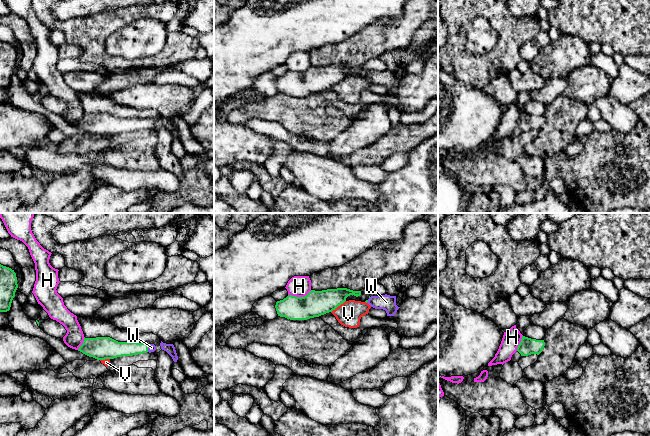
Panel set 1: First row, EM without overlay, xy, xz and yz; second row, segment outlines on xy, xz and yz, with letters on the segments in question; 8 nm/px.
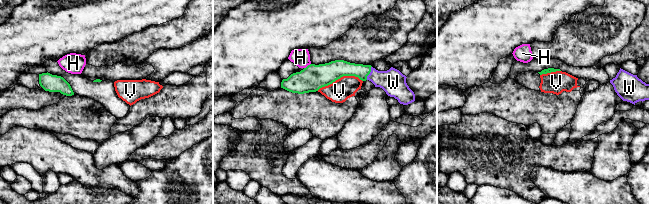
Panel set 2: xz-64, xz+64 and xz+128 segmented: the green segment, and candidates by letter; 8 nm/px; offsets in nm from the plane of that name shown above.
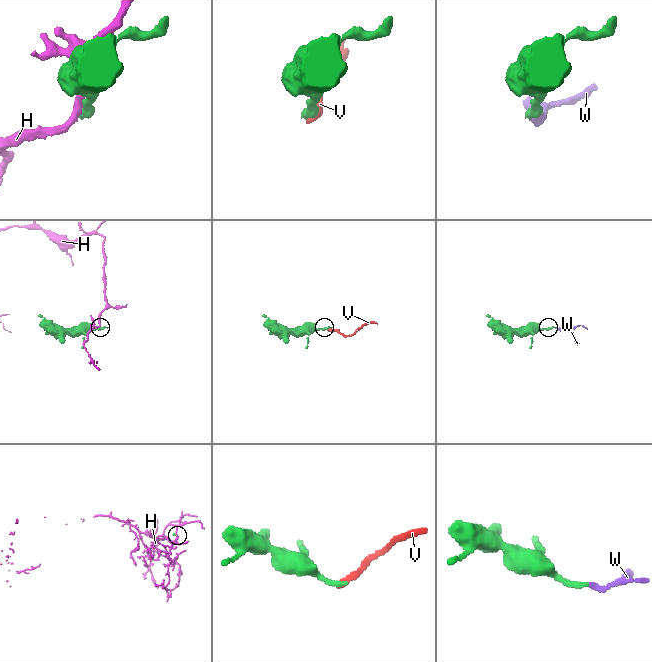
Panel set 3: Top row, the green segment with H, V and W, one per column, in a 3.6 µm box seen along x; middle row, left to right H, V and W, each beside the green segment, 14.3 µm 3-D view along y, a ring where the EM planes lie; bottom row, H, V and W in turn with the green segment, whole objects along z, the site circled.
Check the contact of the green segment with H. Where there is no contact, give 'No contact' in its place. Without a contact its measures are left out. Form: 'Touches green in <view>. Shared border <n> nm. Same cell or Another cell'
Touches green in xz. Shared border 200 nm. Another cell

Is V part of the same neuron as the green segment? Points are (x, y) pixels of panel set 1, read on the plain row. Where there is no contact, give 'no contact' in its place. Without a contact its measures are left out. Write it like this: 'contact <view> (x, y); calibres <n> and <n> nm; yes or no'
contact xz (338, 81); calibres 200 and 200 nm; no

